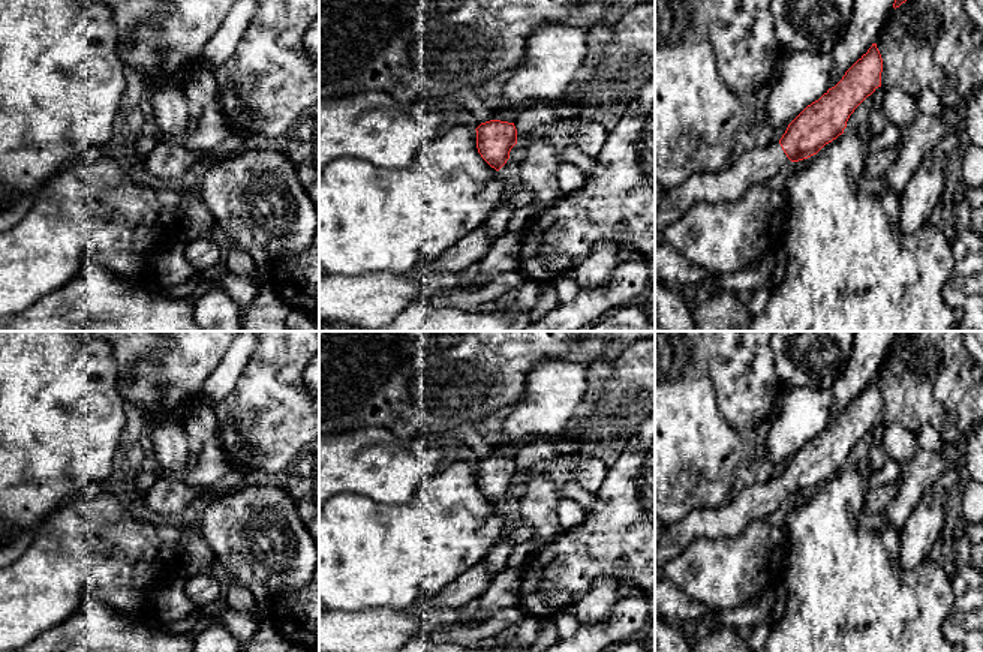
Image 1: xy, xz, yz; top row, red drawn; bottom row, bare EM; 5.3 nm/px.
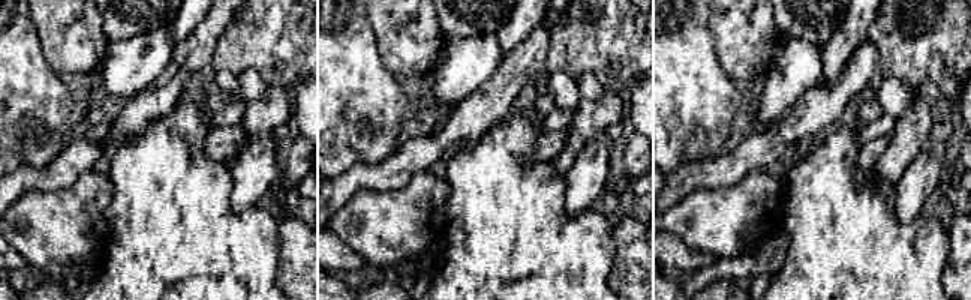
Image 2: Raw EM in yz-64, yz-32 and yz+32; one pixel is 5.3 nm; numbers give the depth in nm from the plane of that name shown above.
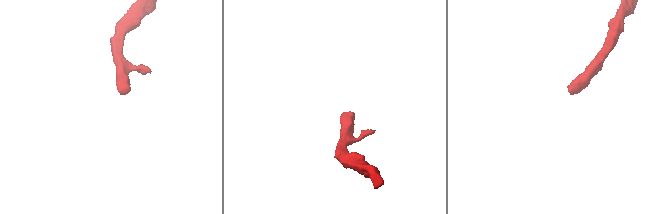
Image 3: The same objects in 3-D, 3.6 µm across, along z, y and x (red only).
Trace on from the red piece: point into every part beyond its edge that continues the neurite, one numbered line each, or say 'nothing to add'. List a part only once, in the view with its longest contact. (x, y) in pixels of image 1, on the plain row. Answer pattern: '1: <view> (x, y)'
1: yz (758, 501)

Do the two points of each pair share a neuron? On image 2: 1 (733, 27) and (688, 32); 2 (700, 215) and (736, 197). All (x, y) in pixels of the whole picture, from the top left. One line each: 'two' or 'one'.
1: two
2: one

